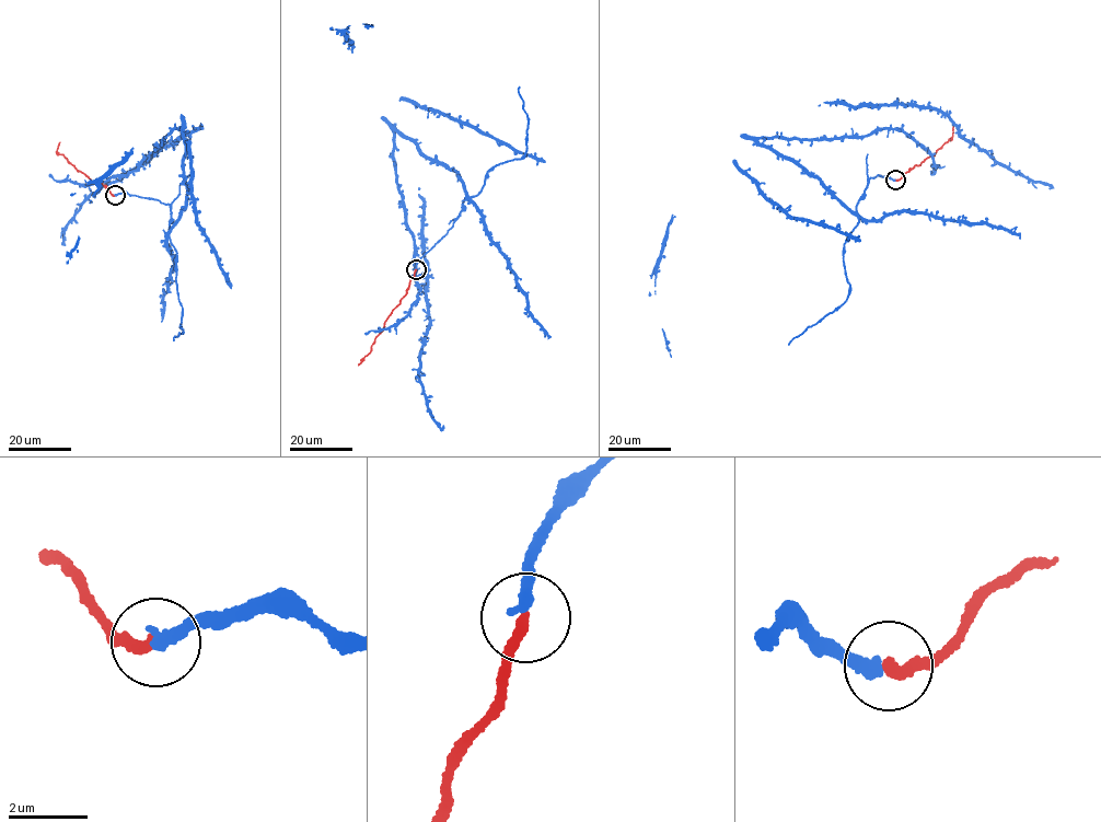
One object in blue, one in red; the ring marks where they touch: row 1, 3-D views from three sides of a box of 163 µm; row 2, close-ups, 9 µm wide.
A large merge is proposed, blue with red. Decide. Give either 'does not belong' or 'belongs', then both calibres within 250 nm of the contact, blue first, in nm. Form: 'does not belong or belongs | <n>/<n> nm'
belongs | 320/280 nm

